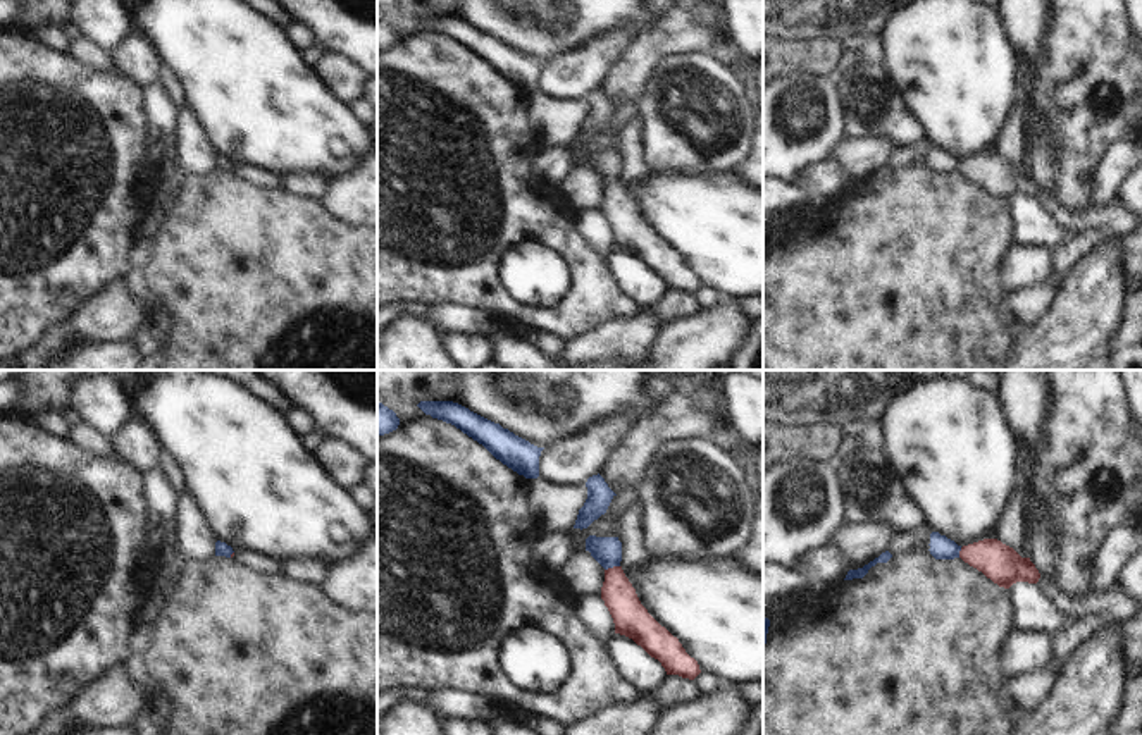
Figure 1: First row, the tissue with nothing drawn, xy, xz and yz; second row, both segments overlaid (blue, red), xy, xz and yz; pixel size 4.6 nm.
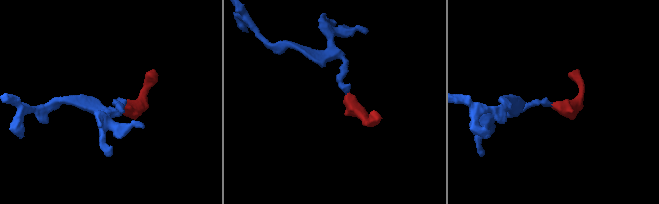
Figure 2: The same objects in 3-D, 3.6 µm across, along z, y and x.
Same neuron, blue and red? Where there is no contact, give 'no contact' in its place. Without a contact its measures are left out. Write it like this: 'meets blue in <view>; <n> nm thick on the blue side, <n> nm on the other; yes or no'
meets blue in xz; 140 nm thick on the blue side, 160 nm on the other; yes

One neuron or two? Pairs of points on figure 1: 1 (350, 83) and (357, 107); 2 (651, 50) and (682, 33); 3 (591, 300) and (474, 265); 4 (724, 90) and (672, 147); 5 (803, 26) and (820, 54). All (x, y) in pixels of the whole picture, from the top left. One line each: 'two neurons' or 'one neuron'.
1: two neurons
2: one neuron
3: one neuron
4: one neuron
5: two neurons

